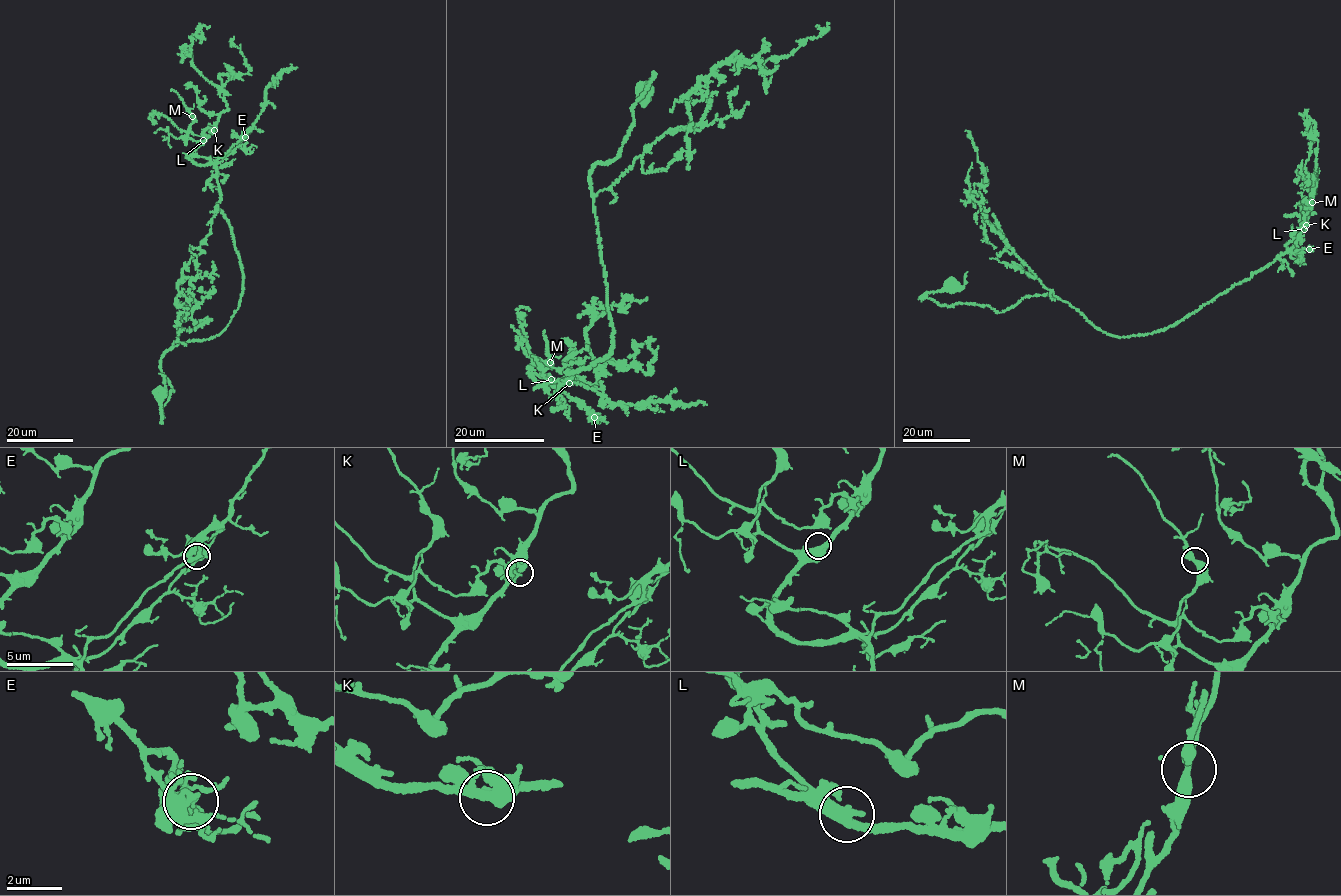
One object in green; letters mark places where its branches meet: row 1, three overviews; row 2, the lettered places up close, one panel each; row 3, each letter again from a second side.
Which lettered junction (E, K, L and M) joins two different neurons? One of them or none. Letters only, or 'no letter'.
no letter

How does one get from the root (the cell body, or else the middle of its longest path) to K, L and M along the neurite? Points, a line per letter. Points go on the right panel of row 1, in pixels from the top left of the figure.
K: (954, 283), (926, 296), (999, 312), (1049, 294), (1106, 334), (1146, 335), (1292, 249), (1306, 225)
L: (954, 283), (926, 296), (999, 312), (1049, 294), (1106, 334), (1146, 335), (1247, 280), (1295, 247), (1304, 229)
M: (954, 283), (926, 296), (941, 305), (999, 312), (1049, 294), (1106, 334), (1152, 334), (1295, 247), (1312, 202)

